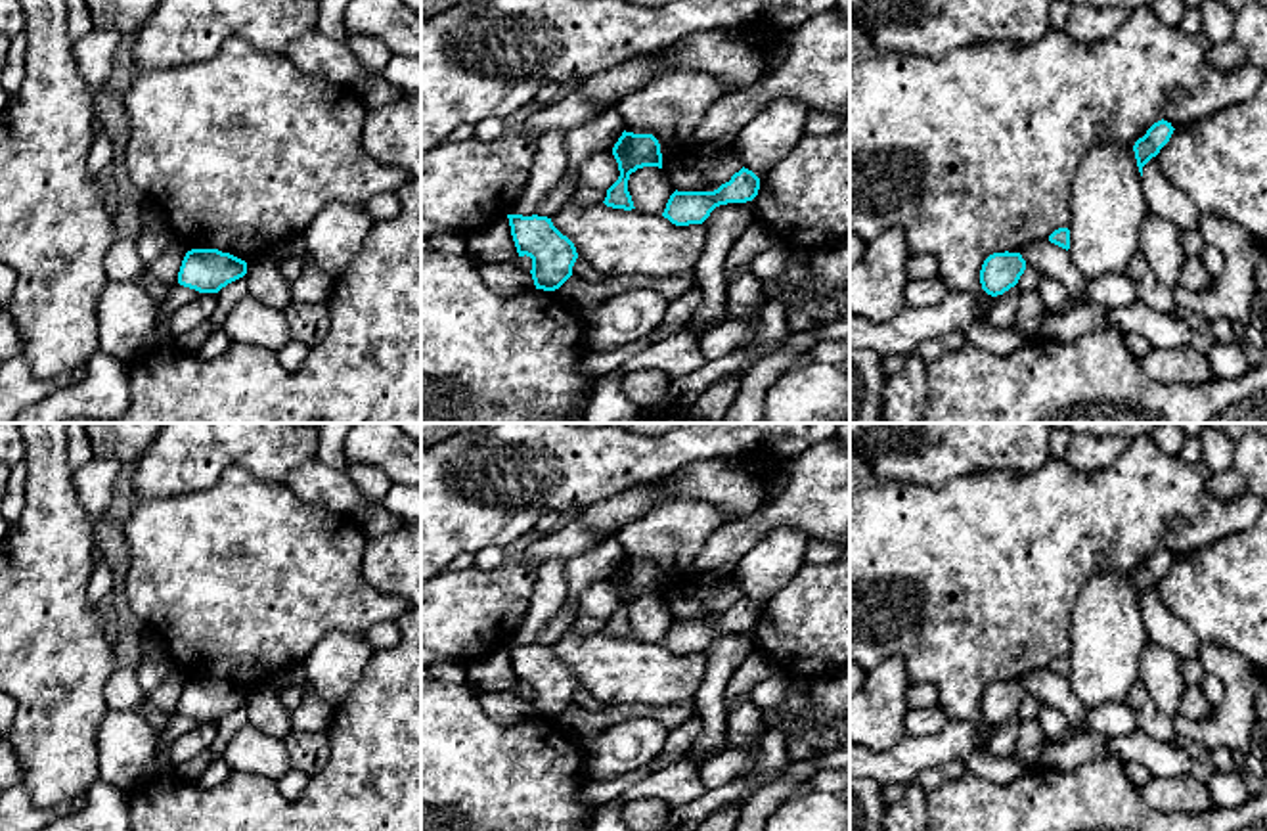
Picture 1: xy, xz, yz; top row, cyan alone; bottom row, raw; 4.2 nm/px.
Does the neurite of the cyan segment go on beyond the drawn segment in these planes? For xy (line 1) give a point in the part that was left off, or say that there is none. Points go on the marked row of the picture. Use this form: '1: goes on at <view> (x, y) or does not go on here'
1: does not go on here

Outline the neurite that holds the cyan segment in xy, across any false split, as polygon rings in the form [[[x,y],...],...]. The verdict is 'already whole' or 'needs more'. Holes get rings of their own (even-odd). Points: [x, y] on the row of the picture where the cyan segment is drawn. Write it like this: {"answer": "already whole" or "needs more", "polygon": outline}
{"answer": "already whole", "polygon": [[[191,249],[186,253],[178,283],[199,293],[218,293],[247,274],[247,262],[218,249]]]}

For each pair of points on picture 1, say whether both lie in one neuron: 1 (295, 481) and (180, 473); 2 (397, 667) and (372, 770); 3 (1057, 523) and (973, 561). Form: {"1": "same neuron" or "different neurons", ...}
{"1": "different neurons", "2": "same neuron", "3": "same neuron"}

